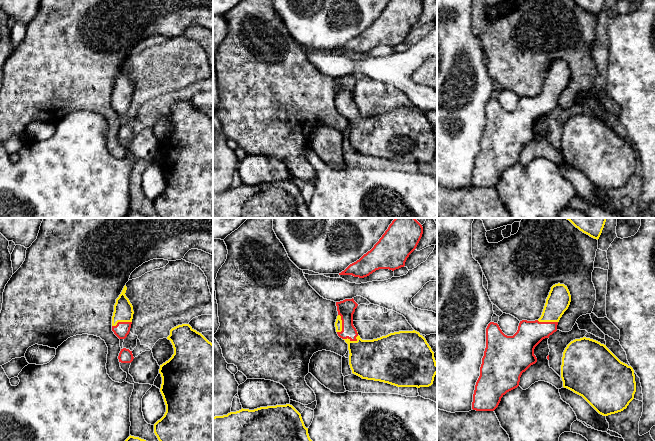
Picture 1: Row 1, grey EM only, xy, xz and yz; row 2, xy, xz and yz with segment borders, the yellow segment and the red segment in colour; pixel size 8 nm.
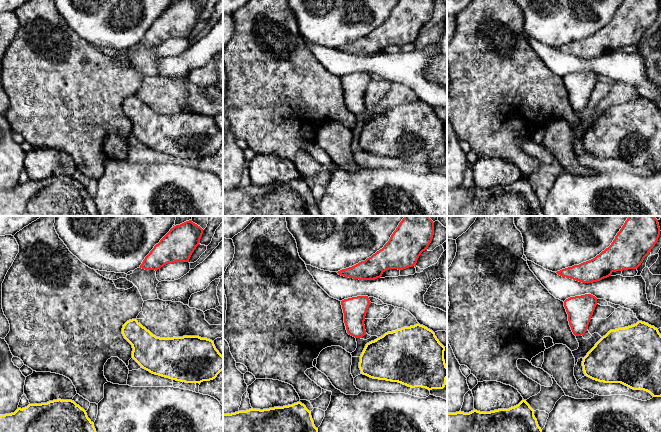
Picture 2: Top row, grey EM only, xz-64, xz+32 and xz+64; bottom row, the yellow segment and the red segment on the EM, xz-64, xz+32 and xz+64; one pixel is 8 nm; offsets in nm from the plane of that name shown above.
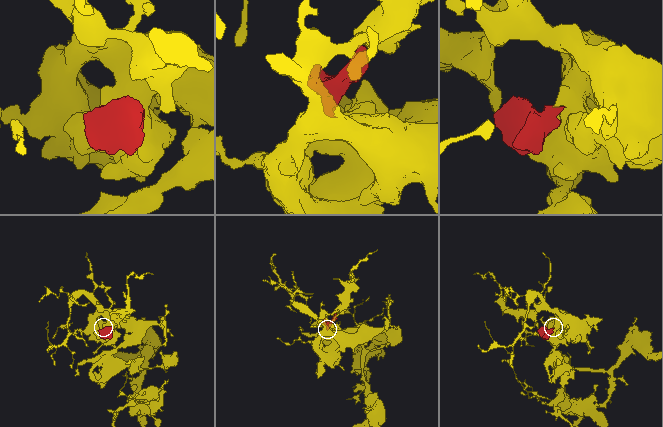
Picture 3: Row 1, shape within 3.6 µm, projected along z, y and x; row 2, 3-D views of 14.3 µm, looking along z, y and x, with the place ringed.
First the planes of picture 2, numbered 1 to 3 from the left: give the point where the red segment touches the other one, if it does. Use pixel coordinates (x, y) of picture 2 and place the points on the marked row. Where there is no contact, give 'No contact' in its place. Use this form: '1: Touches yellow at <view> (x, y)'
1: No contact
2: No contact
3: No contact

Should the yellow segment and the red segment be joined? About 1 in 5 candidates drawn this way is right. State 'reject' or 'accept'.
accept

